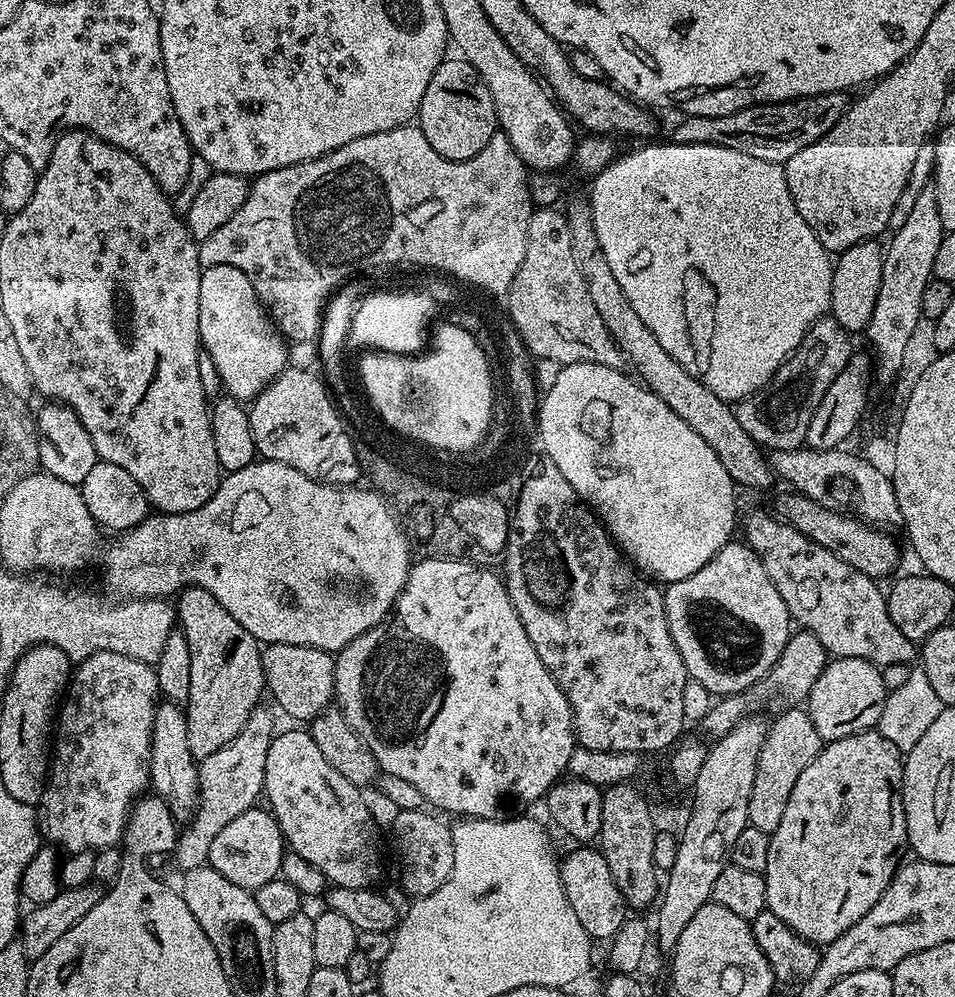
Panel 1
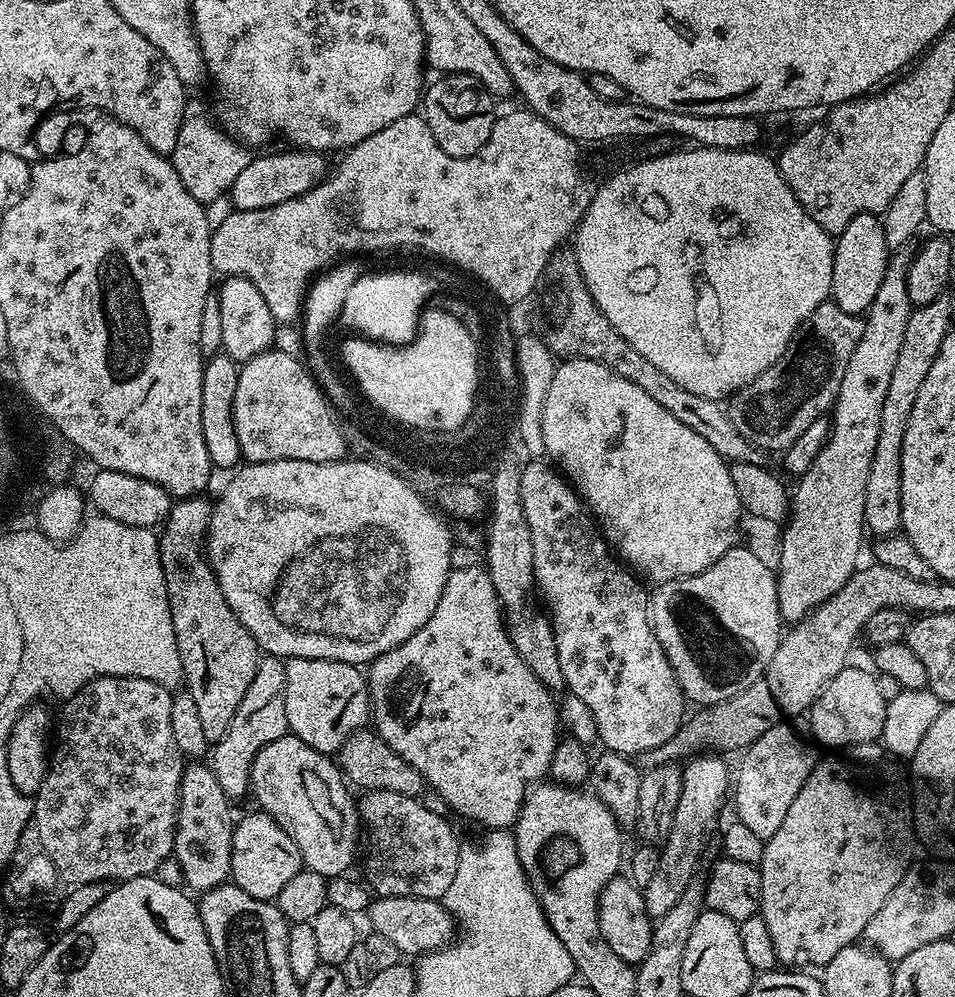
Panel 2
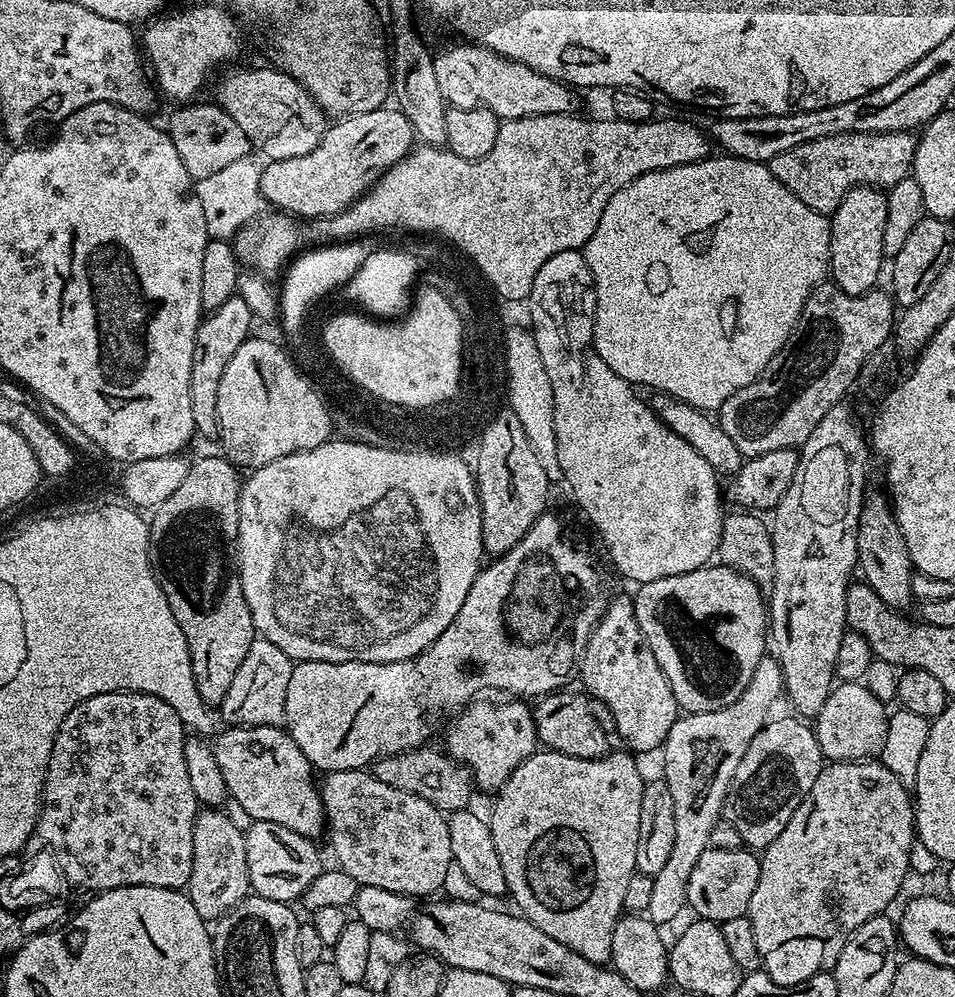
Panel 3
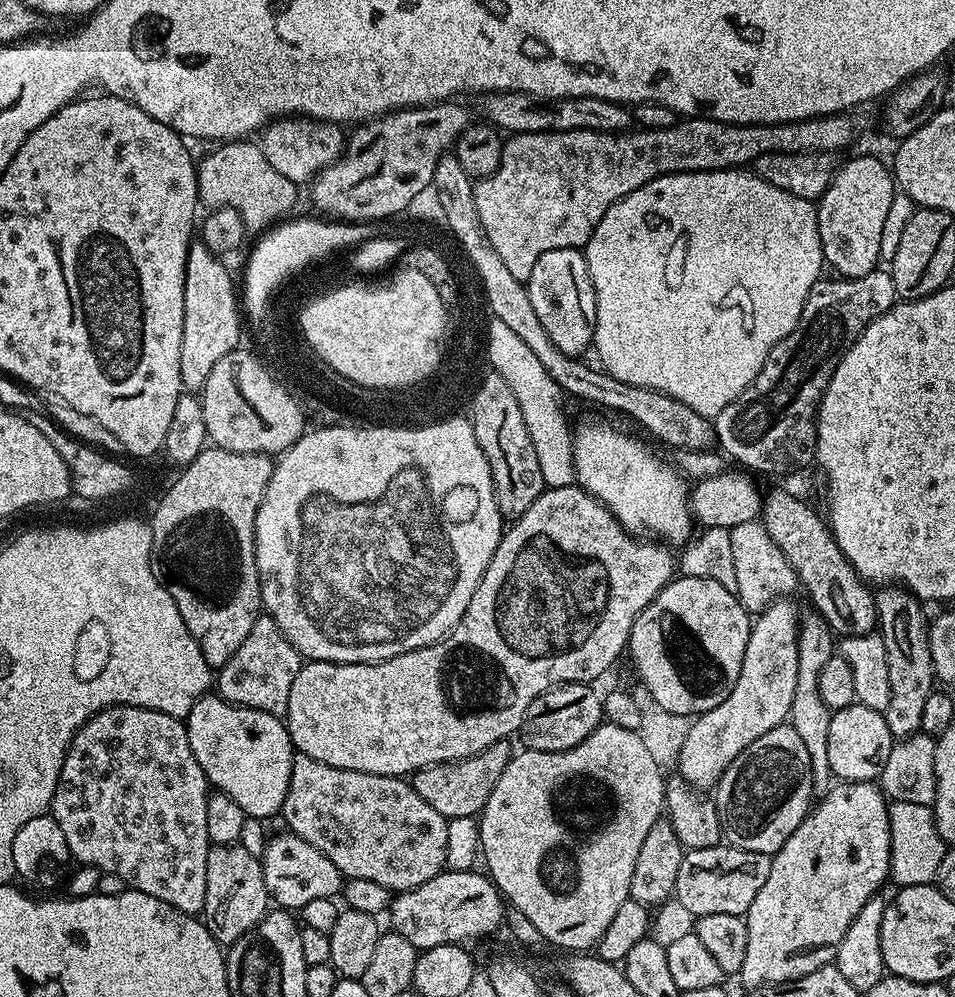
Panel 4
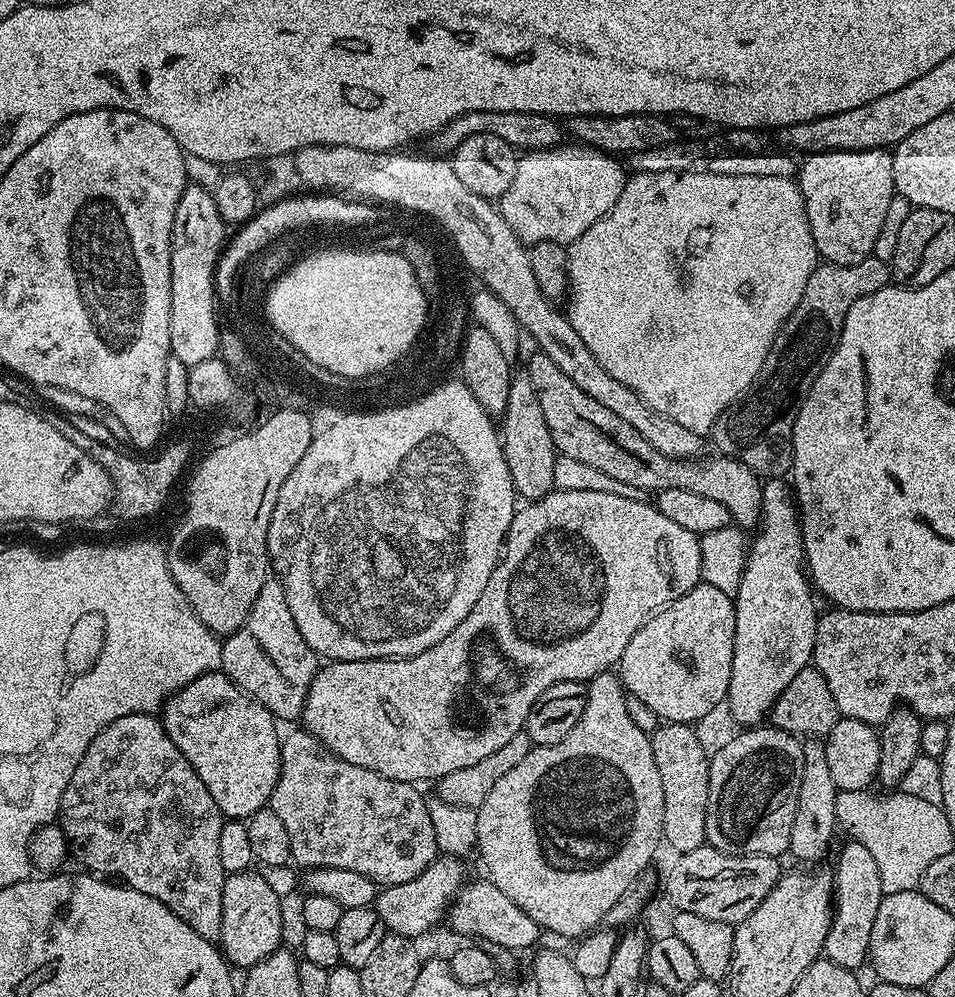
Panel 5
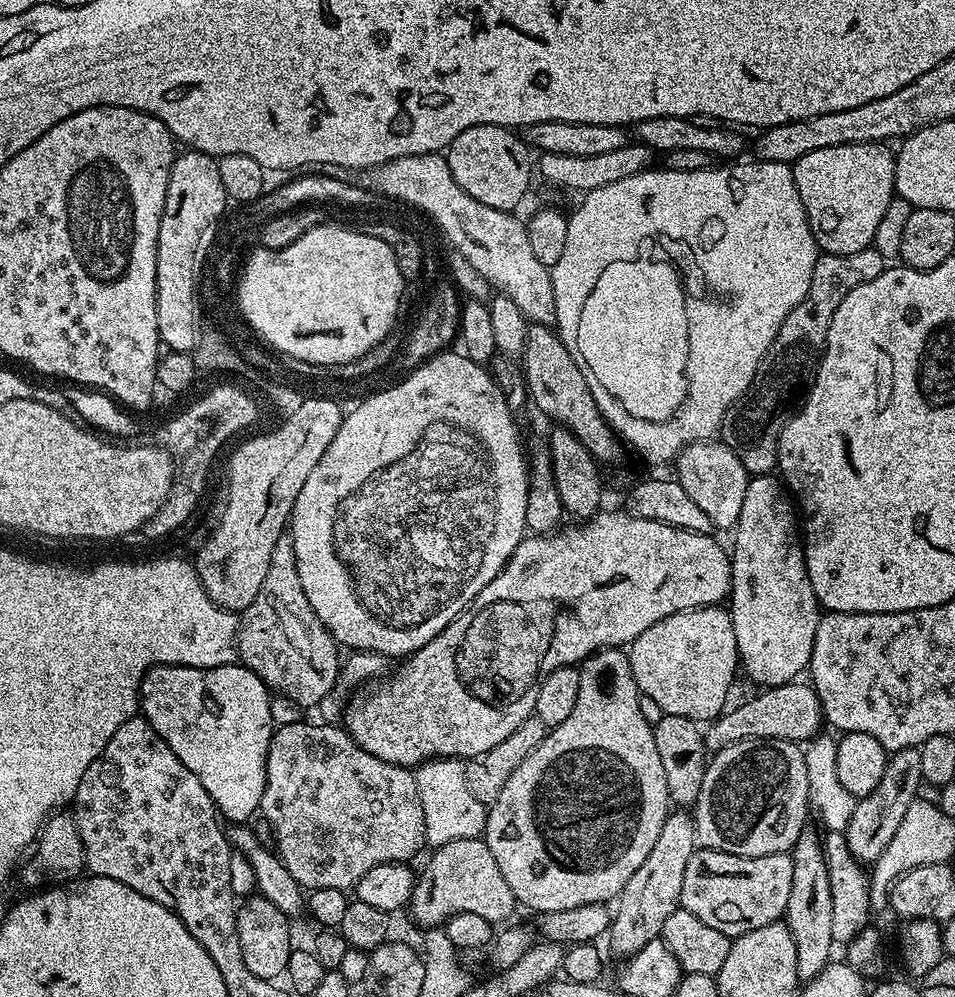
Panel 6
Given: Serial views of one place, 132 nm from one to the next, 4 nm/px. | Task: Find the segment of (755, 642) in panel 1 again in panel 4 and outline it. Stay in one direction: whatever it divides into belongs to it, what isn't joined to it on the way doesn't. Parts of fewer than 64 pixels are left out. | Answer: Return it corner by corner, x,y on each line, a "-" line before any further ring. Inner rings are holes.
680,574
638,614
626,652
657,709
695,718
734,690
752,622
735,592
710,578

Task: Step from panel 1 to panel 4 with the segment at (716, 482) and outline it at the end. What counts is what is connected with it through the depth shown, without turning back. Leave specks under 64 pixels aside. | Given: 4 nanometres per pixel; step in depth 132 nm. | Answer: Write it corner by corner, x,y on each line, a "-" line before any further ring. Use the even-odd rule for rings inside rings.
578,248
546,250
546,254
534,262
534,270
530,270
526,285
530,303
550,341
564,355
583,357
583,352
587,348
589,351
592,344
596,325
594,282
590,282
590,270
586,266
583,251
-
588,420
575,425
572,433
574,470
576,484
589,492
598,502
605,504
614,518
631,535
637,538
651,538
669,546
684,546
694,536
694,521
690,507
690,484
671,463
659,460
642,441
628,432
619,432
612,424
600,420

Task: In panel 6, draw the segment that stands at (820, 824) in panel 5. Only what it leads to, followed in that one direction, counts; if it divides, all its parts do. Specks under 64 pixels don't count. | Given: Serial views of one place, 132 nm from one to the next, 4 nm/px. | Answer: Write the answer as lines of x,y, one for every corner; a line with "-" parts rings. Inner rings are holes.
805,830
792,847
790,853
794,862
794,886
790,886
790,902
786,923
794,938
794,950
798,950
798,974
801,981
814,979
833,959
832,907
830,898
830,874
824,857
821,833

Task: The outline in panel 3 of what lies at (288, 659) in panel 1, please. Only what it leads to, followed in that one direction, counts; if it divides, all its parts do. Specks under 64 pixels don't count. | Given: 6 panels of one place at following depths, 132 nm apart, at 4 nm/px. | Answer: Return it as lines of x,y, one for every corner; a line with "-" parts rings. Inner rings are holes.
548,510
538,518
538,522
534,522
534,526
528,531
526,538
522,538
522,542
518,542
518,546
514,546
514,550
510,550
504,556
497,556
488,563
481,567
480,573
474,578
474,582
470,586
470,594
466,594
466,602
462,602
462,610
458,610
454,622
450,622
450,626
446,626
446,630
442,630
442,634
425,652
420,652
411,660
399,660
389,664
375,664
374,662
362,662
361,660
351,660
350,662
301,660
293,667
290,674
290,686
286,686
286,718
284,724
288,735
294,738
298,750
302,750
302,754
306,754
306,758
312,763
313,769
320,771
321,768
321,773
324,774
354,770
355,768
364,770
384,756
409,752
412,748
427,745
429,743
428,735
432,732
432,723
443,712
453,711
452,713
455,713
457,710
471,704
473,700
477,699
478,694
487,693
484,692
487,688
497,688
500,692
508,692
504,694
512,698
529,698
528,696
543,698
567,685
564,683
571,676
574,676
577,671
580,657
583,656
592,637
592,630
600,625
600,619
604,617
604,611
610,603
608,588
604,585
604,580
600,577
600,572
596,569
591,554
586,549
579,548
574,541
567,540
564,537
563,522
552,513
552,510

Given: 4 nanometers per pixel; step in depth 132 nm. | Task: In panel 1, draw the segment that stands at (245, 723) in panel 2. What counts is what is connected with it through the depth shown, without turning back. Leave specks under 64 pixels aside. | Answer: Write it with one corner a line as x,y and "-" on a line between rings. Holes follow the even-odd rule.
258,706
250,714
246,726
222,750
203,757
199,761
200,769
200,802
196,805
196,815
187,821
188,828
179,833
174,845
176,864
179,871
185,873
191,868
202,868
207,865
210,846
214,837
225,828
238,814
257,807
264,790
266,778
266,754
272,745
272,738
277,731
270,713
264,706

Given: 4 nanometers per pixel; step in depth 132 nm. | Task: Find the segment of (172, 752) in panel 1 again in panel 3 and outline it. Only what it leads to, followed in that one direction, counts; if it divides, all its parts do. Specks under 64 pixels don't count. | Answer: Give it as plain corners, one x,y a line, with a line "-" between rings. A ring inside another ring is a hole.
201,807
196,814
194,822
194,862
190,870
190,882
186,895
190,902
194,902
194,910
205,922
215,922
226,915
231,908
238,906
250,892
250,874
246,870
246,842
244,841
245,829
239,828
230,817
220,808

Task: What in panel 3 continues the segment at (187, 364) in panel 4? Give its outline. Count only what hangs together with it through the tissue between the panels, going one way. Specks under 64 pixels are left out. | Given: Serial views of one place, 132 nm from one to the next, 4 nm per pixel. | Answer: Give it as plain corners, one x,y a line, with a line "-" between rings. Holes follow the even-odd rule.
238,295
222,302
222,306
211,309
200,321
194,346
194,366
190,366
190,407
194,413
194,426
201,437
219,437
218,386
222,383
222,374
230,358
234,358
238,346
249,339
253,328
250,306
246,306
246,302
242,302

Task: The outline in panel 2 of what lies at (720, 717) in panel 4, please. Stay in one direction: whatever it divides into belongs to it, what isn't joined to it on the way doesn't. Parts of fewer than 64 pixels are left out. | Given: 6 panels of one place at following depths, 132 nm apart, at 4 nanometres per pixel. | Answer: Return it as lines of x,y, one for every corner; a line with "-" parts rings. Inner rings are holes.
716,754
693,756
683,765
682,794
678,794
678,810
674,810
673,825
662,840
660,857
654,876
648,885
642,888
648,915
658,918
666,914
682,898
686,886
697,879
696,867
700,864
700,855
704,852
704,843
708,840
708,827
712,819
720,812
724,799
730,796
730,768
727,759

